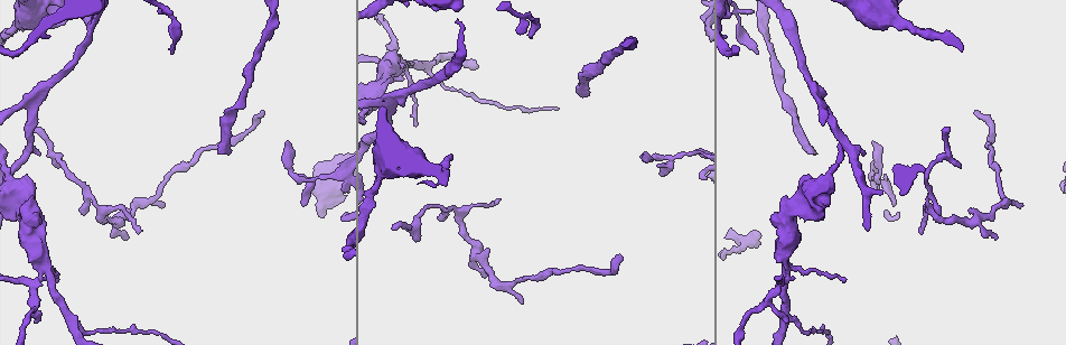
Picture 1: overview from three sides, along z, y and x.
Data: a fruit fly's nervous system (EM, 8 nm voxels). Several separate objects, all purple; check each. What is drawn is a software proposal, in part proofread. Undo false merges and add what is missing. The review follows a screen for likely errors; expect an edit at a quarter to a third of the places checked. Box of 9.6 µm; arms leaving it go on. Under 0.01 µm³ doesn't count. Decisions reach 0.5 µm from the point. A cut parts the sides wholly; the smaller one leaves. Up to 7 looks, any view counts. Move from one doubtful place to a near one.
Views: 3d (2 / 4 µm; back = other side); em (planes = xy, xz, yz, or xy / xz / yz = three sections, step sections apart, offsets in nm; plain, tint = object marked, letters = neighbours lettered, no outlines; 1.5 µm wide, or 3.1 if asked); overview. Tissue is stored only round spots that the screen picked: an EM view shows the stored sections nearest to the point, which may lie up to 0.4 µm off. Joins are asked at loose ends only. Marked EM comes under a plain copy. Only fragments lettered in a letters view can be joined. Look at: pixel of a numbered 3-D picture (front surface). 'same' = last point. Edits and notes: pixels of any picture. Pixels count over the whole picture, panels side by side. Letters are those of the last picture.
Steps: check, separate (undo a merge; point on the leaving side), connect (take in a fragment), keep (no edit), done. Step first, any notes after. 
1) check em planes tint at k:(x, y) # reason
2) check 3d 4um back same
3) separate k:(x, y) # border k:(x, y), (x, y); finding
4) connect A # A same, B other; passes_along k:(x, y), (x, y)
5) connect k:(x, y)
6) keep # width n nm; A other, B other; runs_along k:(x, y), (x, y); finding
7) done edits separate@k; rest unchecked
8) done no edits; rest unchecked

check em yz step 4 letters at 1:(83, 213) # tapers out

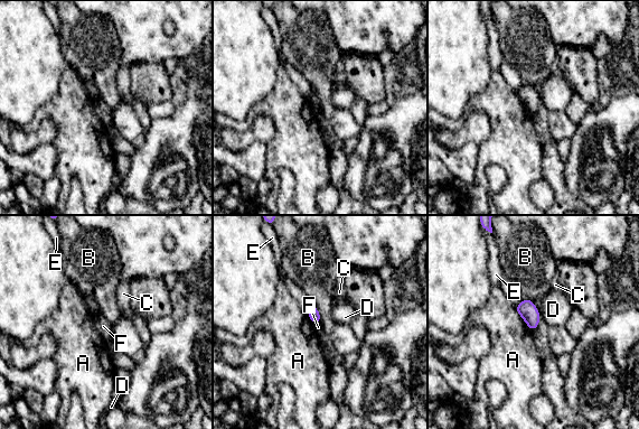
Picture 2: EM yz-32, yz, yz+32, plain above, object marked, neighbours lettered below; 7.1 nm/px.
keep # width 80 nm; A other, B other, C other, D other, E other, F other; border 2:(524, 297), (539, 314), (533, 332); no lettered fragment goes on from it

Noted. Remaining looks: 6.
check 3d 2um at 1:(452, 157) # an open end

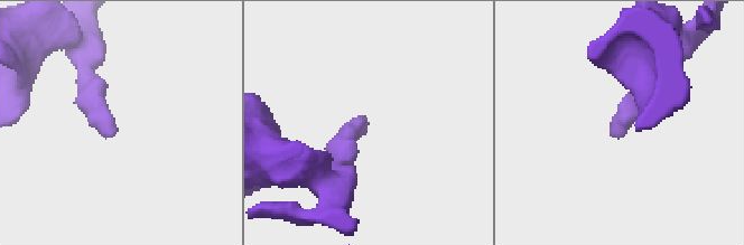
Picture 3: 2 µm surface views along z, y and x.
check em xy step 8 letters at 3:(360, 120) # need the tissue

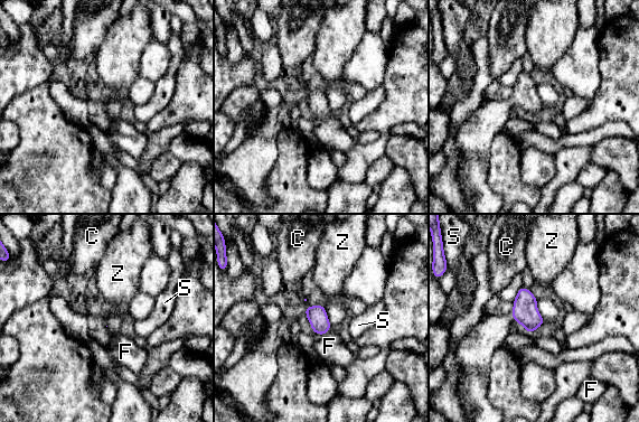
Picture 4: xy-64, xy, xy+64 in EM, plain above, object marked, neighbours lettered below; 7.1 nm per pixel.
check em planes letters same # another direction

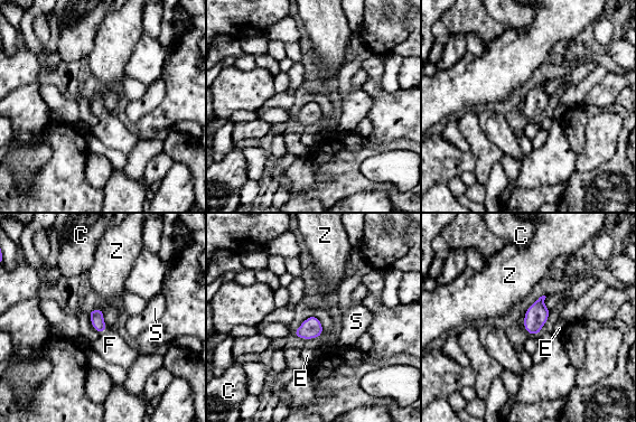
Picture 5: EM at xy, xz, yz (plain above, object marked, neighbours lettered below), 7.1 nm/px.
connect F # C other, E other, F same, S other, Z other; passes_along 5:(96, 316), (103, 330), (110, 345); the neuron continues

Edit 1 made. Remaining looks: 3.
check overview # redraw

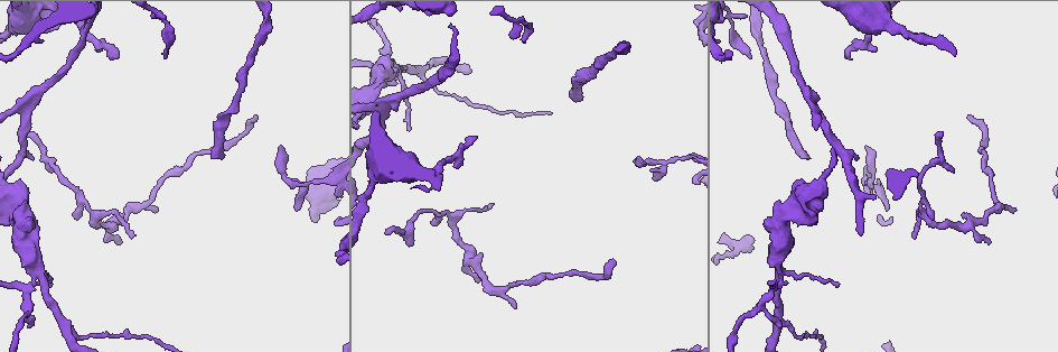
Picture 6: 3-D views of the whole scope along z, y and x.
check 3d 2um at 6:(763, 45) # calibre changes

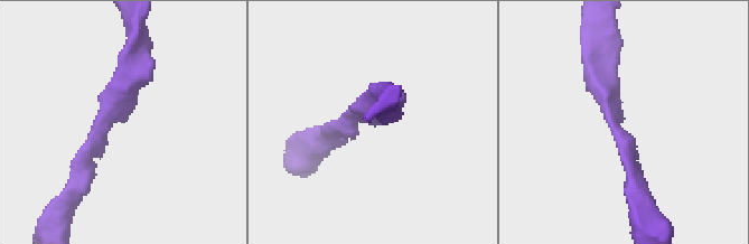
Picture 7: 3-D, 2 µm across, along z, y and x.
check em planes letters at 7:(102, 128) # arm_widths 190, 220 nm

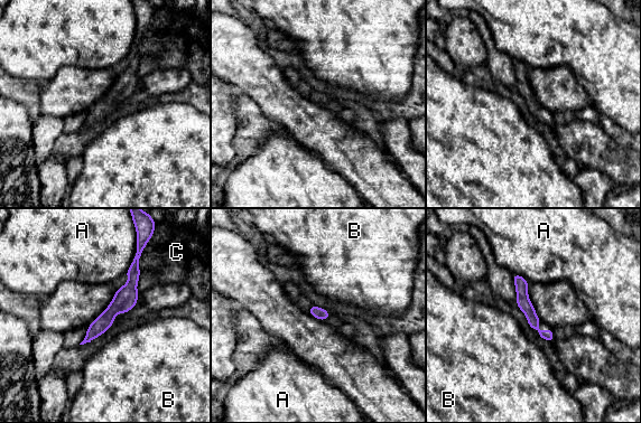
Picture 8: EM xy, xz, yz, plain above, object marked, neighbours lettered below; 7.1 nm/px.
keep # A other, B other, C other; all the same neuron

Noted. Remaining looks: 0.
done edits connect@5; rest unchecked

